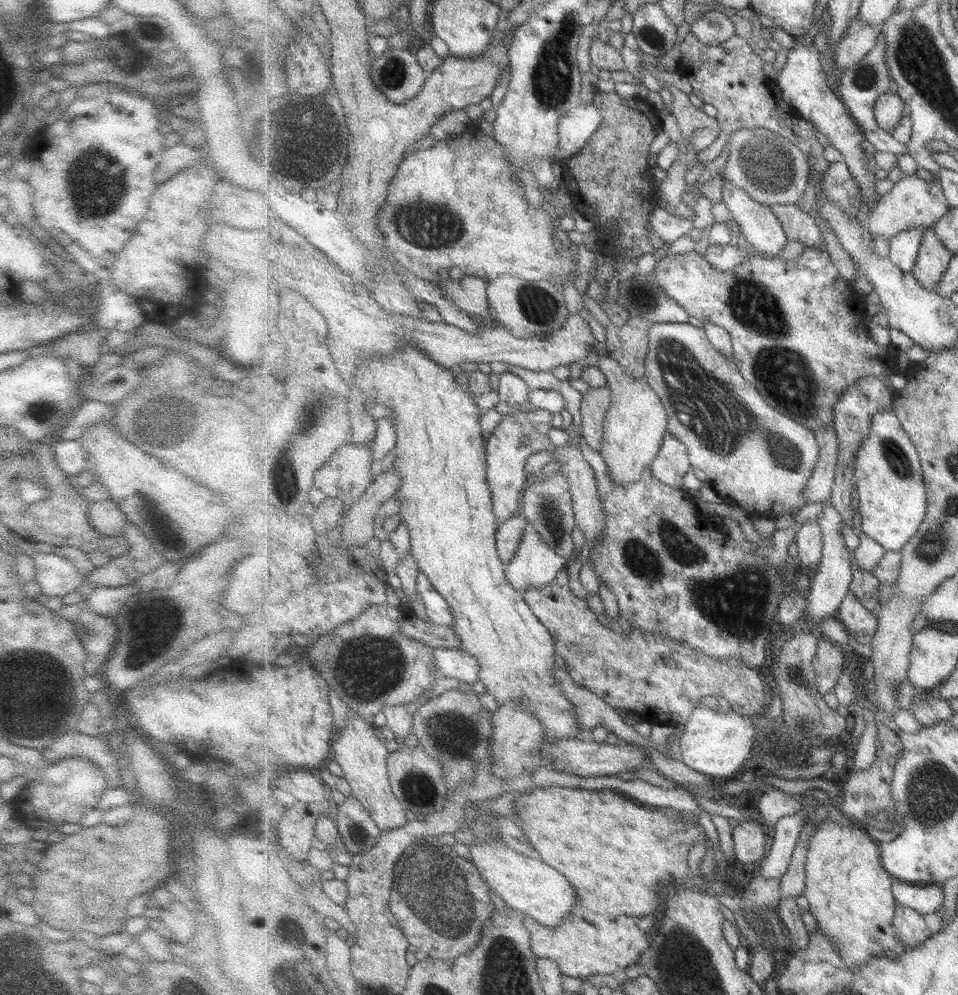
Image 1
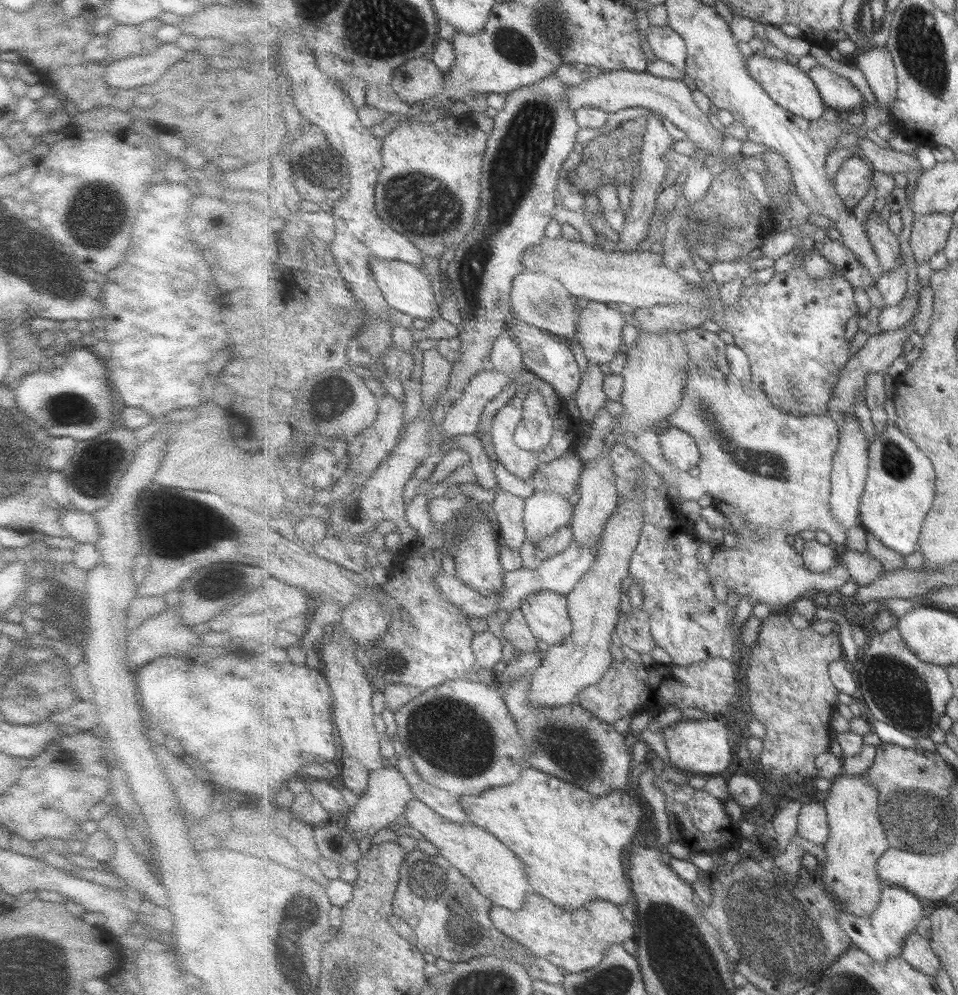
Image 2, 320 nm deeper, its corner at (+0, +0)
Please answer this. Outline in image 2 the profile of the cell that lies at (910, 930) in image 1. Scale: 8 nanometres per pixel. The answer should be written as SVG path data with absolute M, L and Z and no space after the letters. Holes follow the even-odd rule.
M916 932L906 938L901 956L923 974L935 976L941 968L940 959L935 954L930 939L923 938Z

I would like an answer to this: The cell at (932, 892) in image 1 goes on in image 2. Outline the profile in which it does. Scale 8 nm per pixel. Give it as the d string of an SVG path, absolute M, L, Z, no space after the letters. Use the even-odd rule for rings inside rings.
M883 884L881 891L882 900L879 901L875 914L859 918L843 912L839 915L839 922L847 936L851 937L856 946L867 952L871 959L877 963L887 963L902 955L906 938L911 933L915 933L917 924L925 916L925 910L923 910L923 904L921 904L918 895L912 891L887 884Z

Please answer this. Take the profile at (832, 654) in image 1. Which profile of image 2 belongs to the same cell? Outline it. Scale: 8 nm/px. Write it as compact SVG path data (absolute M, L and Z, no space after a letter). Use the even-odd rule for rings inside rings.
M779 609L769 614L760 624L757 644L750 649L747 683L743 692L749 694L747 696L749 698L747 706L751 708L749 716L759 720L766 728L764 749L759 755L763 770L767 774L773 774L775 778L788 778L800 783L819 776L819 770L814 762L821 754L831 750L829 732L832 730L833 714L838 709L839 690L829 680L829 664L833 660L844 659L844 651L837 633L831 632L829 635L821 636L809 626L805 629L795 628L789 615L789 610Z

